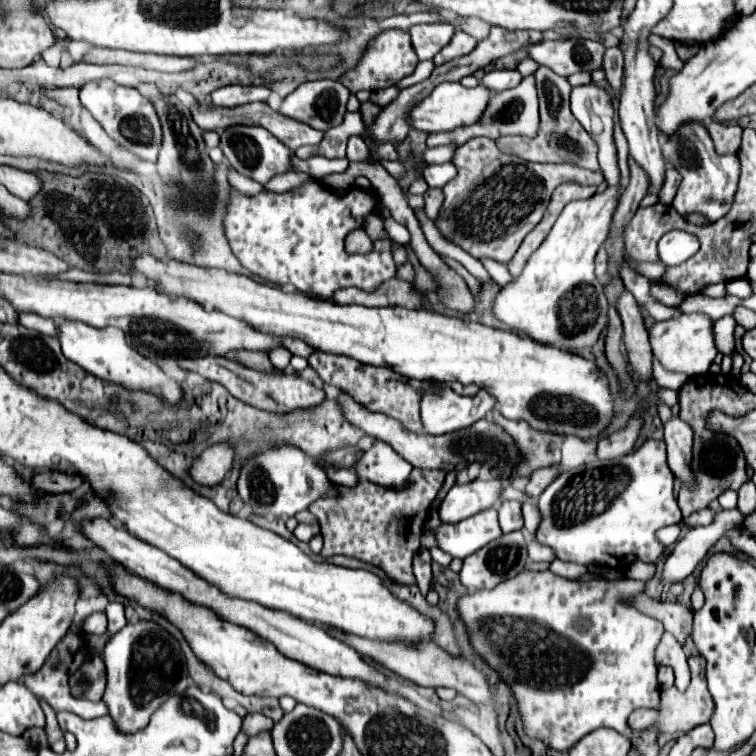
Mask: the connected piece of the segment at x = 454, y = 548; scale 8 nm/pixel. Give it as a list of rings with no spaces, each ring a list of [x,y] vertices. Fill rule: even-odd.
[[[494,508],[482,510],[458,524],[442,524],[438,528],[426,526],[424,530],[434,534],[442,552],[460,560],[474,554],[476,550],[480,550],[502,534]]]

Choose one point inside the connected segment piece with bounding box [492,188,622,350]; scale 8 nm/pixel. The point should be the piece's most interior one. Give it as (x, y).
(557, 300)

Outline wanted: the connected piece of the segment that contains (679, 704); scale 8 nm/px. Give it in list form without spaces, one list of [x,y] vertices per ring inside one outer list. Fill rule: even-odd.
[[[690,656],[688,658],[688,664],[691,673],[691,682],[688,690],[680,692],[675,686],[672,686],[661,692],[660,710],[642,708],[642,710],[634,712],[628,718],[628,726],[630,726],[632,732],[638,732],[638,730],[656,730],[658,734],[664,734],[664,732],[688,732],[694,726],[704,724],[704,722],[710,720],[712,710],[714,710],[714,702],[710,700],[706,676],[704,676],[706,674],[705,659],[701,656]]]

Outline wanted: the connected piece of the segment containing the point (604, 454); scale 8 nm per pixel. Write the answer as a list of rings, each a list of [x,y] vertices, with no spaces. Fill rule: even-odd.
[[[634,416],[634,418],[630,420],[628,428],[620,430],[620,432],[614,432],[612,436],[602,438],[602,440],[598,442],[596,456],[598,456],[600,460],[610,460],[610,458],[620,458],[620,456],[630,454],[634,442],[636,442],[638,430],[640,430],[640,416]]]

